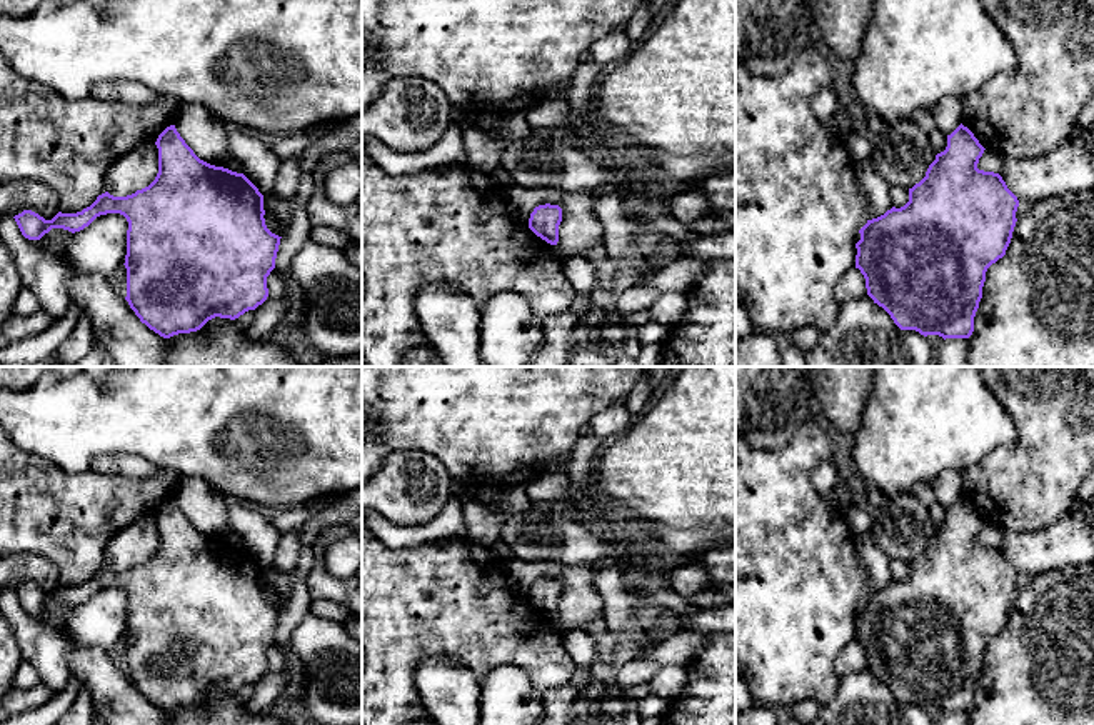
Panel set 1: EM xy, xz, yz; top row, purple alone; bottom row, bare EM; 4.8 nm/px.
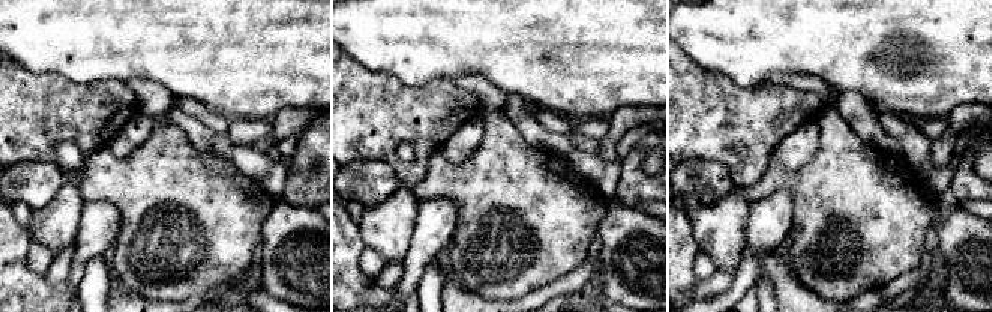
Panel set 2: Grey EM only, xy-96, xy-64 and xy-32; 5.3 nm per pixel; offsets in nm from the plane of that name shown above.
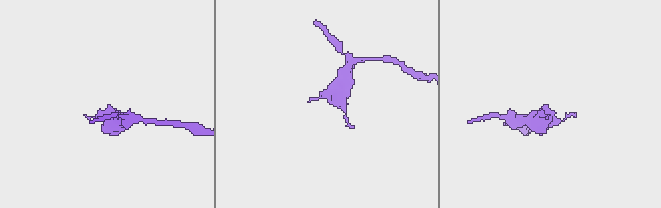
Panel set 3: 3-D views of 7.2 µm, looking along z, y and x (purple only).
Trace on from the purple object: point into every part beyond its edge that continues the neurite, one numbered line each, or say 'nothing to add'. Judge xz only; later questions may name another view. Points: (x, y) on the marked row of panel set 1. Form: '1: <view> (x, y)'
nothing to add

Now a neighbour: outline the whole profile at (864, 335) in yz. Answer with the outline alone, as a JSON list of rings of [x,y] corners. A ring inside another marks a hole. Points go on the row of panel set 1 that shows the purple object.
[[[867,293],[839,305],[834,327],[807,353],[807,367],[932,367],[924,335],[901,330]]]

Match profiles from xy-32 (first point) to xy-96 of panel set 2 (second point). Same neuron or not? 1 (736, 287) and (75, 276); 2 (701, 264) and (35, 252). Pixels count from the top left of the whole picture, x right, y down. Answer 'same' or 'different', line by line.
1: same
2: same

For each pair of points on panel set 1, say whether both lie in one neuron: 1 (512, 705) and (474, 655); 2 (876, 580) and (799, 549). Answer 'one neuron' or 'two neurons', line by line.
1: two neurons
2: two neurons

